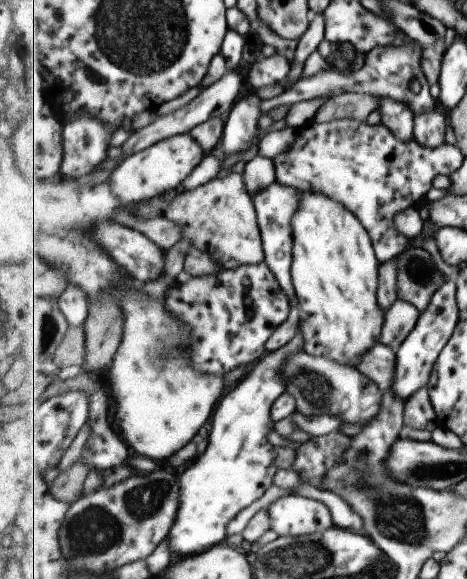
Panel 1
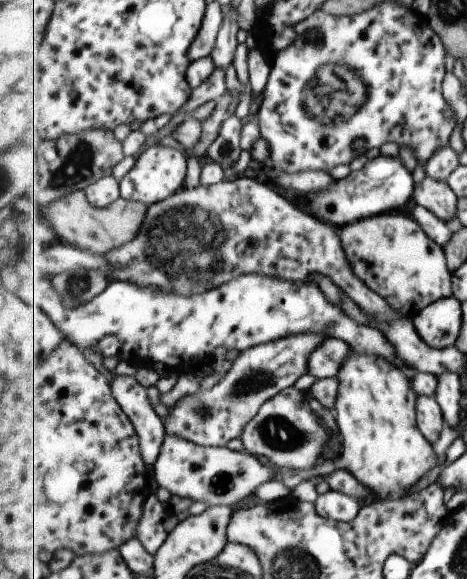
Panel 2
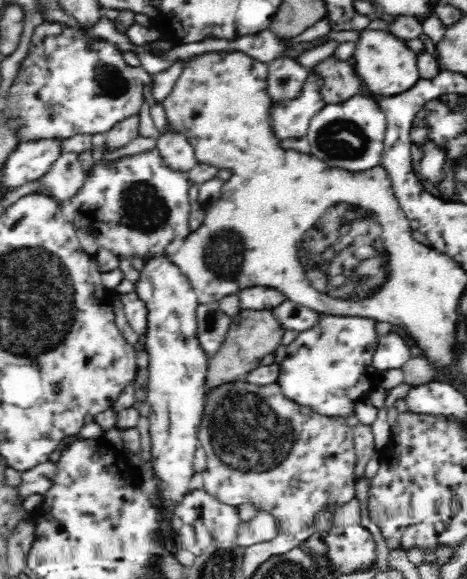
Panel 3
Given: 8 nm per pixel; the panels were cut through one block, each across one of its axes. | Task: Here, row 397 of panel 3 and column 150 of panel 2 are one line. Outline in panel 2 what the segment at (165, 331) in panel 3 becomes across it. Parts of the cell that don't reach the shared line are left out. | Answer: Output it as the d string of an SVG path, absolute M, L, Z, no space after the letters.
M161 145L146 146L135 156L129 172L120 181L121 197L129 201L144 202L149 207L163 202L184 188L190 158L181 150Z

